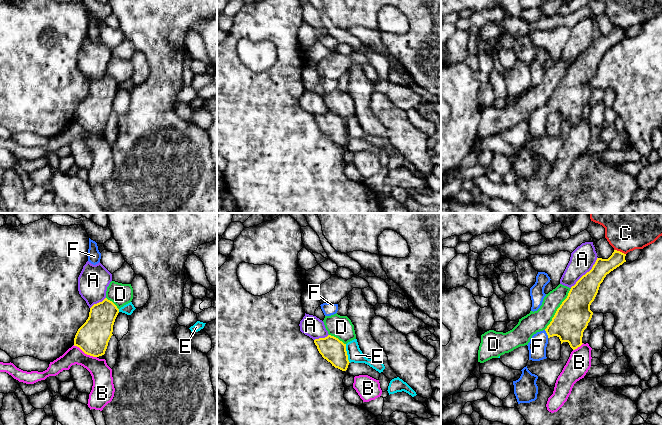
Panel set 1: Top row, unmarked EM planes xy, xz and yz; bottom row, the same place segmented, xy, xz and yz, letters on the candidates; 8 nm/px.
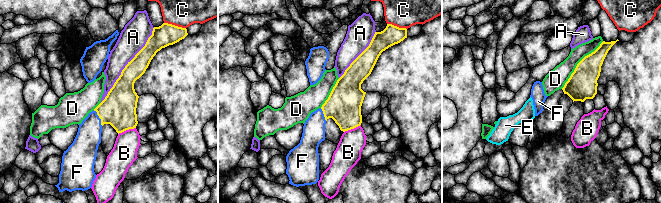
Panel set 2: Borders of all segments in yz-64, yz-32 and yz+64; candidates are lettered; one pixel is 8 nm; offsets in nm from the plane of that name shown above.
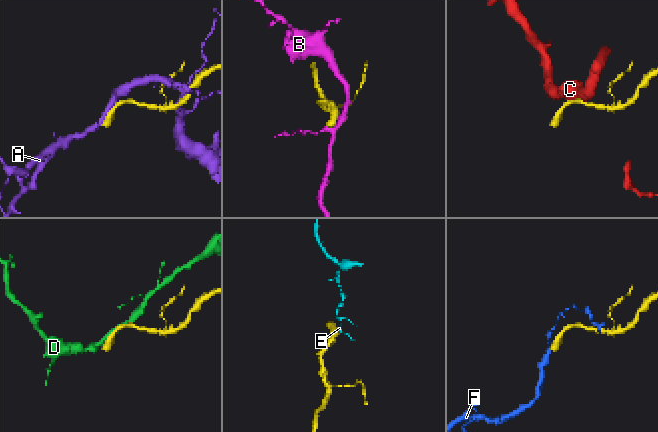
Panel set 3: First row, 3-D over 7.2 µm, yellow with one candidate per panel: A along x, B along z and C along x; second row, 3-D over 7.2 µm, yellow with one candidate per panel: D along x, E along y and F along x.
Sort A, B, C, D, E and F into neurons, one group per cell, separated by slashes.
A / B / C / D / E / F

